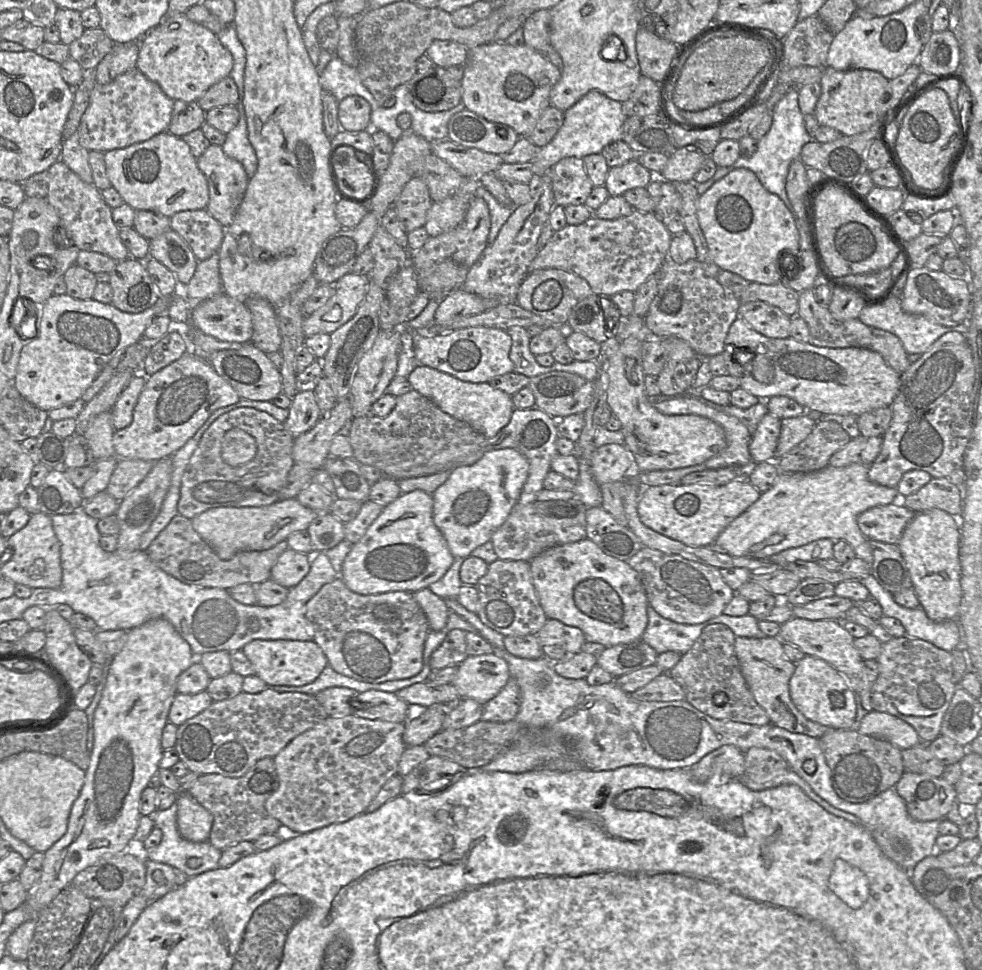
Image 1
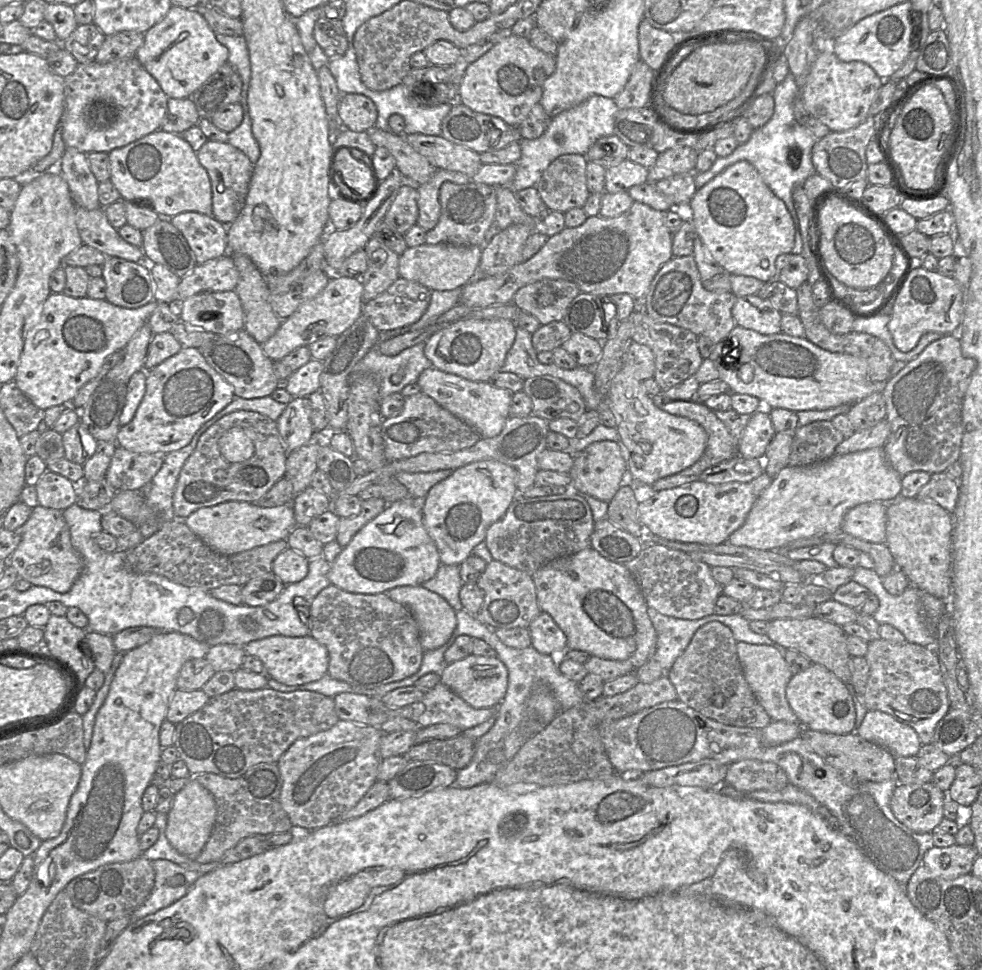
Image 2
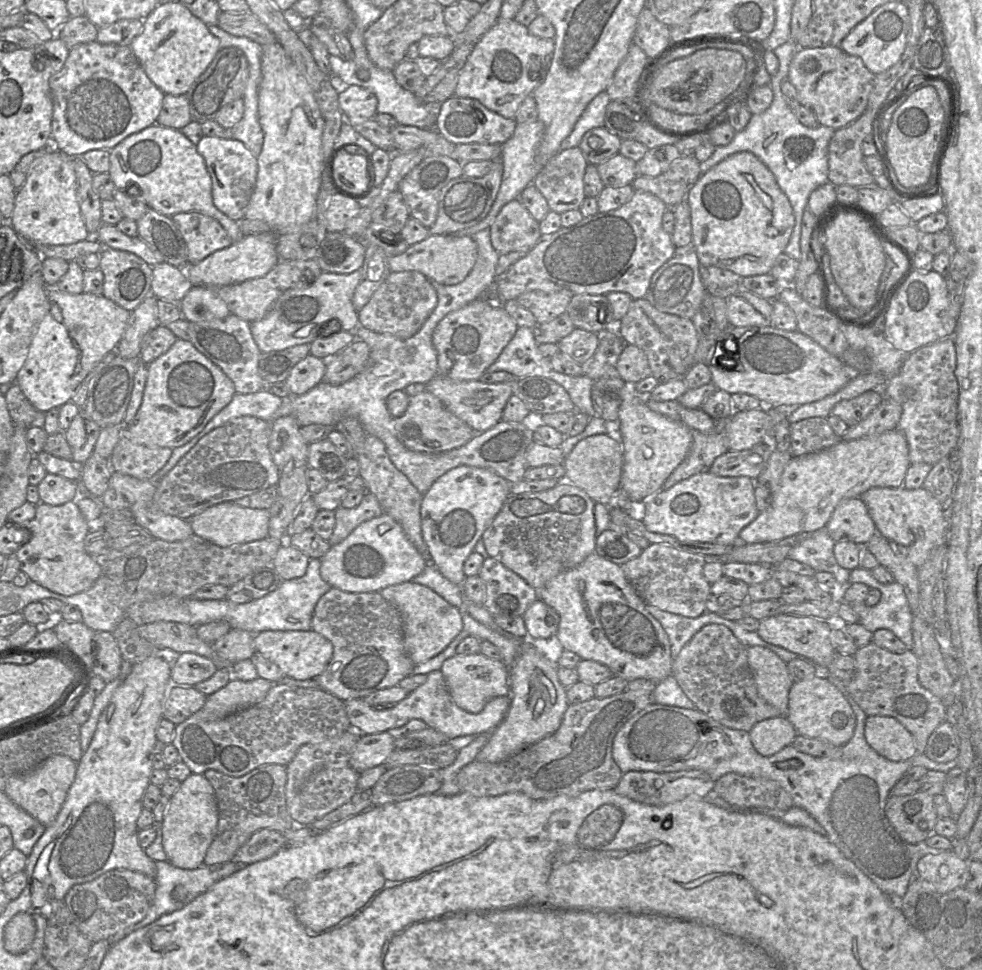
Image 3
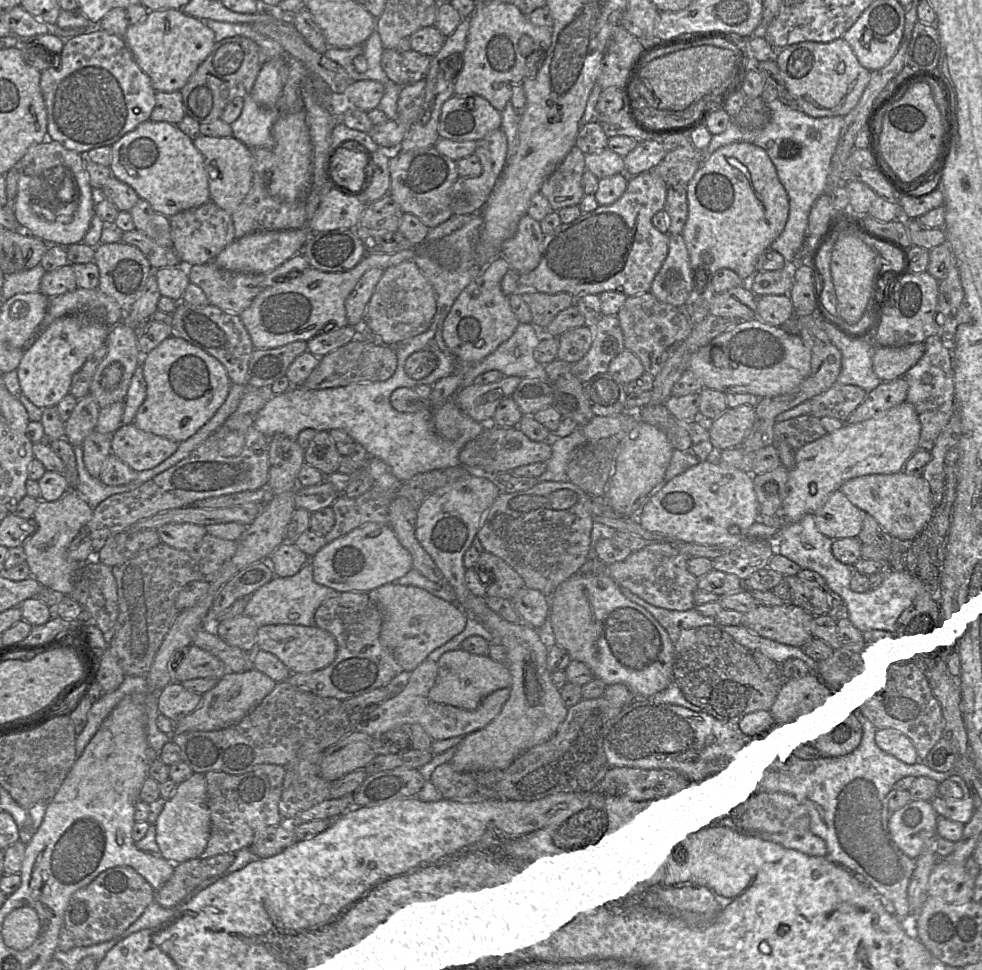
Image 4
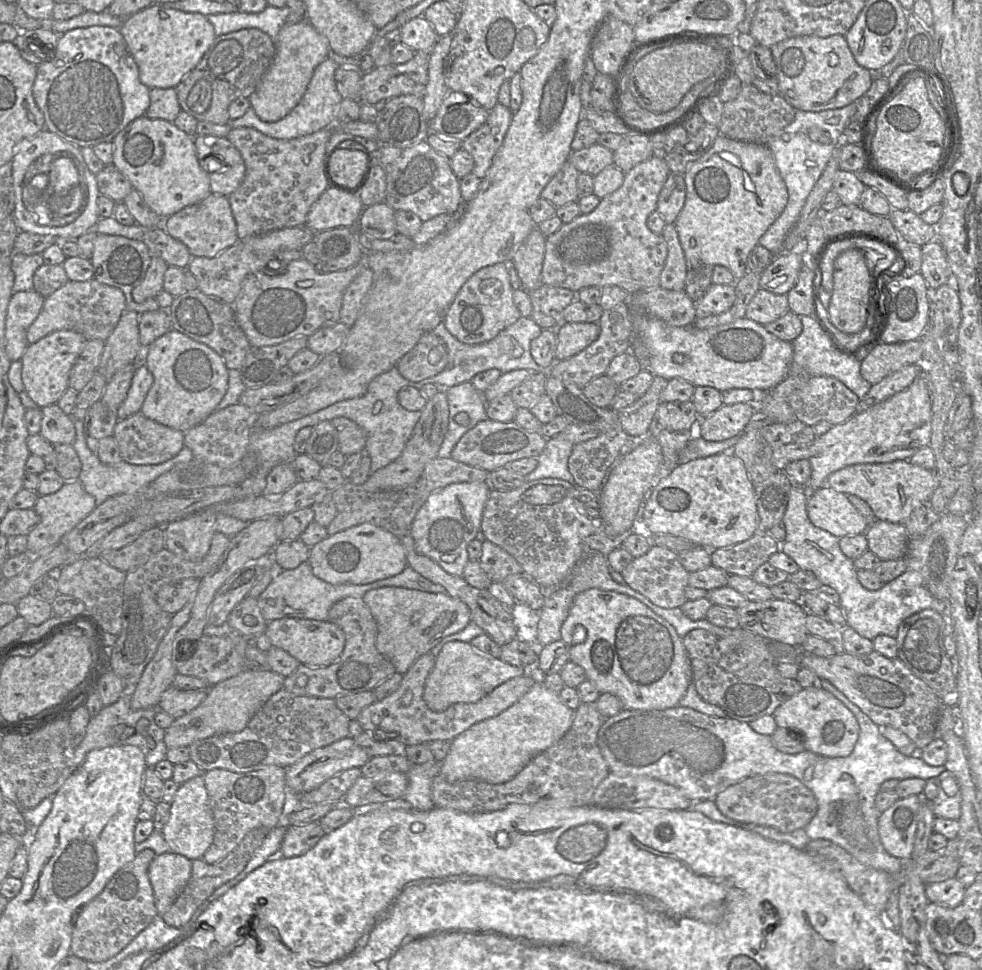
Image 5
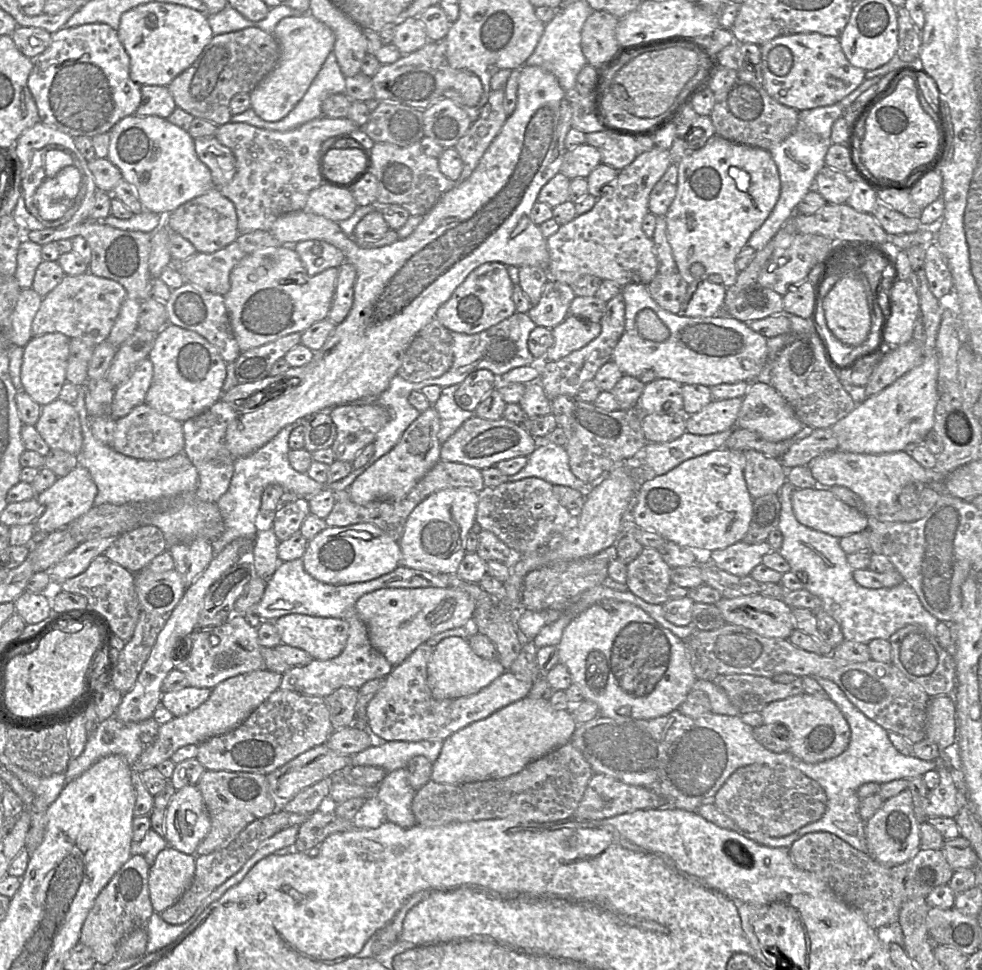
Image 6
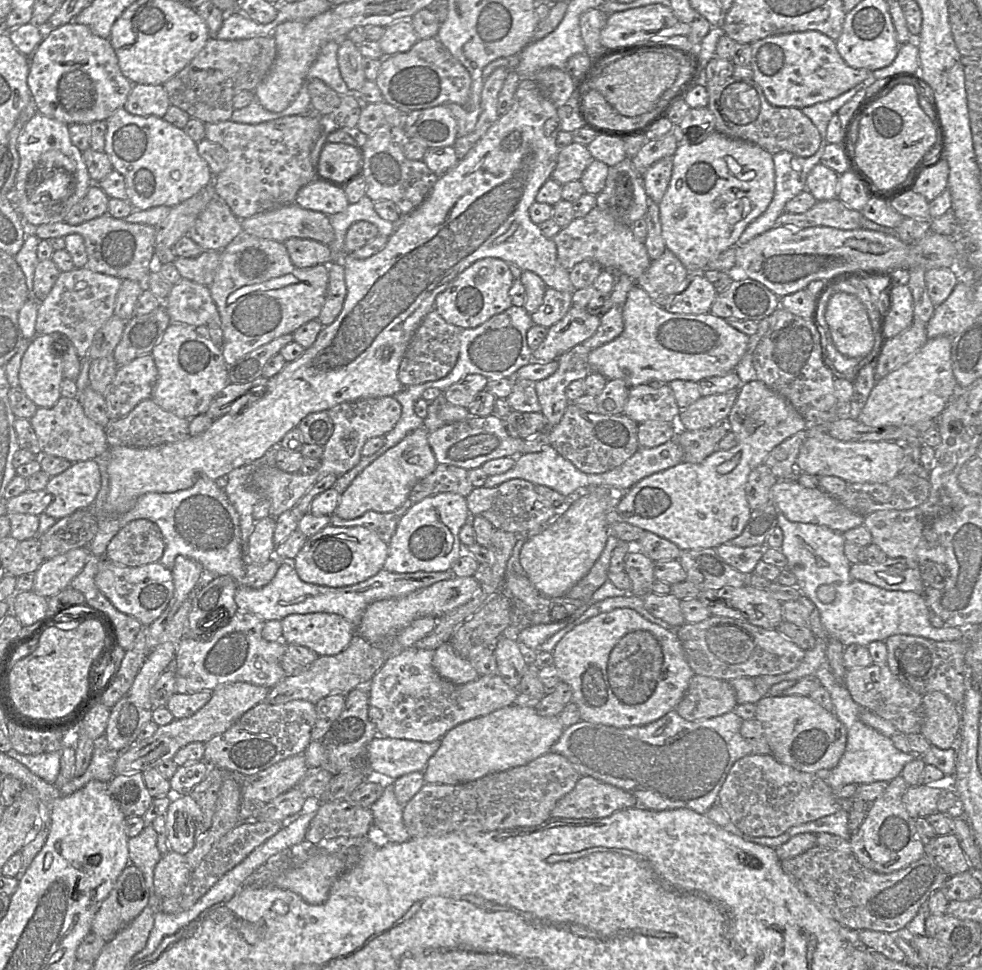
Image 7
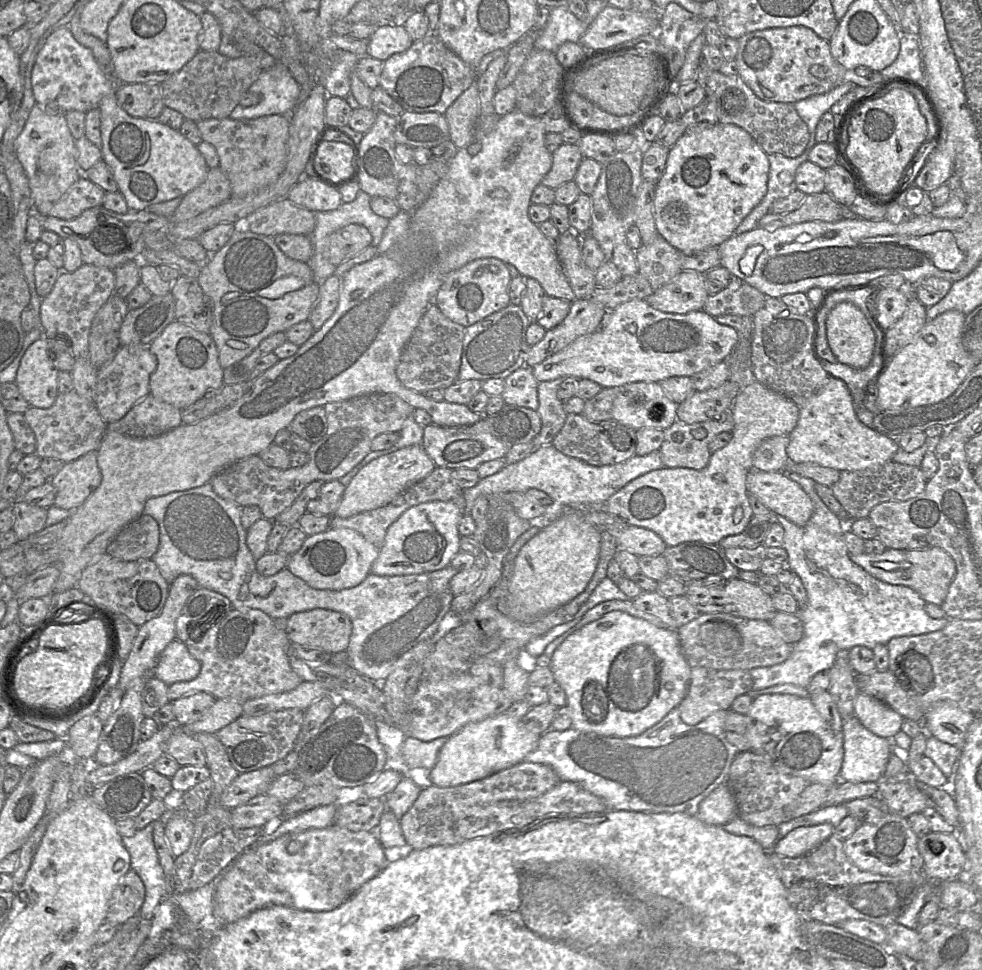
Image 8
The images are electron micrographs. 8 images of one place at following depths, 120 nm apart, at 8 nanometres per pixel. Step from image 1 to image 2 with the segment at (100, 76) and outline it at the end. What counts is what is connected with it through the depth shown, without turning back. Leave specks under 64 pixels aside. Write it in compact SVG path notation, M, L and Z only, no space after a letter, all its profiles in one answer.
M122 31L105 37L95 60L105 64L122 58L135 57L137 49L142 45L144 33Z

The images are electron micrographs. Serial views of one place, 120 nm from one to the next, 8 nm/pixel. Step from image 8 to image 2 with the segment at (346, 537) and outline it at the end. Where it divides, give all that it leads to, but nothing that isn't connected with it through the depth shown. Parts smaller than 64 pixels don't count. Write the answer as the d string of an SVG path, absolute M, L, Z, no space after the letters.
M410 496L388 504L384 511L369 521L331 563L328 578L331 584L350 593L386 593L400 586L422 585L434 577L441 565L438 549L424 526L421 500Z

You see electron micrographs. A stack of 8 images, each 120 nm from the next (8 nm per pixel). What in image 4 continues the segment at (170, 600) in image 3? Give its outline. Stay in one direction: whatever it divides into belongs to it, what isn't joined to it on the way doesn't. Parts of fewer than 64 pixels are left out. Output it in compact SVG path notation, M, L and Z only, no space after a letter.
M308 559L307 562L303 565L303 567L300 569L298 573L296 573L293 576L290 577L278 577L275 576L271 581L260 587L256 592L254 592L250 598L249 601L247 602L247 605L245 606L245 609L243 611L243 615L250 617L254 622L259 626L265 626L265 625L276 625L276 624L290 624L290 625L301 625L301 626L314 626L314 615L318 607L327 599L335 596L338 593L343 593L343 592L337 592L333 590L332 588L329 588L327 586L318 584L315 582L313 578L313 565L312 565L312 559Z

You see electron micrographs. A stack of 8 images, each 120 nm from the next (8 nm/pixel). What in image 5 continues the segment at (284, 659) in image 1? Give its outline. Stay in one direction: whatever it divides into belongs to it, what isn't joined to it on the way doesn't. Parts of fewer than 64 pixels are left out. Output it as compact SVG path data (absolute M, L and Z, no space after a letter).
M281 618L270 621L265 632L273 647L288 652L302 665L320 668L334 663L342 654L345 646L343 630L330 621L318 621L300 618Z

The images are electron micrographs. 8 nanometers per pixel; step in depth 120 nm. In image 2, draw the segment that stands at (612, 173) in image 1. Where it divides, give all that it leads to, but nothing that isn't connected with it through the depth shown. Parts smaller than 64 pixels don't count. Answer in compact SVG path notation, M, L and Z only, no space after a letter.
M625 159L619 164L606 169L605 192L628 192L636 185L648 181L649 168Z

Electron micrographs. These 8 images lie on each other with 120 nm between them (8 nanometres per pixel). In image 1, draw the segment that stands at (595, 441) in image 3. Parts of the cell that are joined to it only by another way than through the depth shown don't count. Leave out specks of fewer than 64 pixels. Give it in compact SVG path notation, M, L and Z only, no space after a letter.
M605 444L596 448L591 455L592 475L596 483L602 484L639 479L631 452L624 445Z

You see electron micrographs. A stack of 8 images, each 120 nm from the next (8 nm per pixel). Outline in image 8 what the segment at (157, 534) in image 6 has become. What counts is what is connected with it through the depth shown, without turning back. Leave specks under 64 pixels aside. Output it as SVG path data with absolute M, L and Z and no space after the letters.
M143 513L118 532L108 545L106 553L123 561L151 559L158 549L159 542L157 521Z

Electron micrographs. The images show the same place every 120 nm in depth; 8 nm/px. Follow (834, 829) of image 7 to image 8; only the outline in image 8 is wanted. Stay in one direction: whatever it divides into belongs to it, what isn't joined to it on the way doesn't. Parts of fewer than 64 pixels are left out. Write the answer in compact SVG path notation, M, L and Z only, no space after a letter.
M845 803L829 806L826 808L819 808L811 813L790 819L777 826L777 839L780 840L795 828L802 826L813 826L823 823L829 823L836 827L843 818L848 815L848 810Z

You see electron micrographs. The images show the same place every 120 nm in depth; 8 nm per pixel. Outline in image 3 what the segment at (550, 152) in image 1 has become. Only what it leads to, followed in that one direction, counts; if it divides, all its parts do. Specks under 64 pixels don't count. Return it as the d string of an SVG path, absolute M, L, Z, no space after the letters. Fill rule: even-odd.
M606 91L597 94L577 120L572 132L561 143L560 150L578 147L584 134L597 127L604 127L606 107L611 101ZM539 119L531 123L517 123L513 135L501 145L501 161L503 163L503 176L500 189L488 215L478 224L468 229L459 231L455 236L472 237L479 231L490 228L495 221L500 210L507 203L518 199L521 192L529 185L533 184L534 179L544 166L538 162L538 148L544 134L544 124Z

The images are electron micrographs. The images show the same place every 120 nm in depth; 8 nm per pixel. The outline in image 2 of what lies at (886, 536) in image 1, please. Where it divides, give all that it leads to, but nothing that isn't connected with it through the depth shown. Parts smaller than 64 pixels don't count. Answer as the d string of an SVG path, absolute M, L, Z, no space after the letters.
M882 502L859 504L846 512L841 530L868 542L885 543L886 508Z

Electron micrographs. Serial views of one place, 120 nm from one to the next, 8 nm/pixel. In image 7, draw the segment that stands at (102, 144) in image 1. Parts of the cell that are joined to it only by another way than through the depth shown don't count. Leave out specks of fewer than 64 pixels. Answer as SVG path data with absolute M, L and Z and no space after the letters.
M75 22L45 31L43 40L30 58L27 85L36 111L66 125L106 121L117 109L123 108L133 86L122 74L110 40L95 35L86 25Z

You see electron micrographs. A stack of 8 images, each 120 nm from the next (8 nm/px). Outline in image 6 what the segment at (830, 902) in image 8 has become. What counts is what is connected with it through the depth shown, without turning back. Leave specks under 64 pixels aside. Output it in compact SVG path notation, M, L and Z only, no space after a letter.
M829 832L805 834L788 851L797 867L822 879L838 898L859 911L867 924L877 931L899 921L904 902L917 897L926 898L935 887L948 884L954 873L941 849L921 847L908 861L885 866Z

